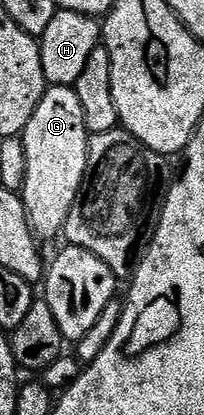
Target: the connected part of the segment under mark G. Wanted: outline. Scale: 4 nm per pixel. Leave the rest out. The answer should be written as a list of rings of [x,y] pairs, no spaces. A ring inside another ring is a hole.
[[[48,87],[37,110],[33,110],[33,118],[29,118],[29,126],[25,126],[22,137],[25,146],[23,205],[31,229],[40,241],[46,242],[62,233],[65,218],[69,218],[69,210],[79,197],[79,187],[87,169],[89,133],[74,87]]]

